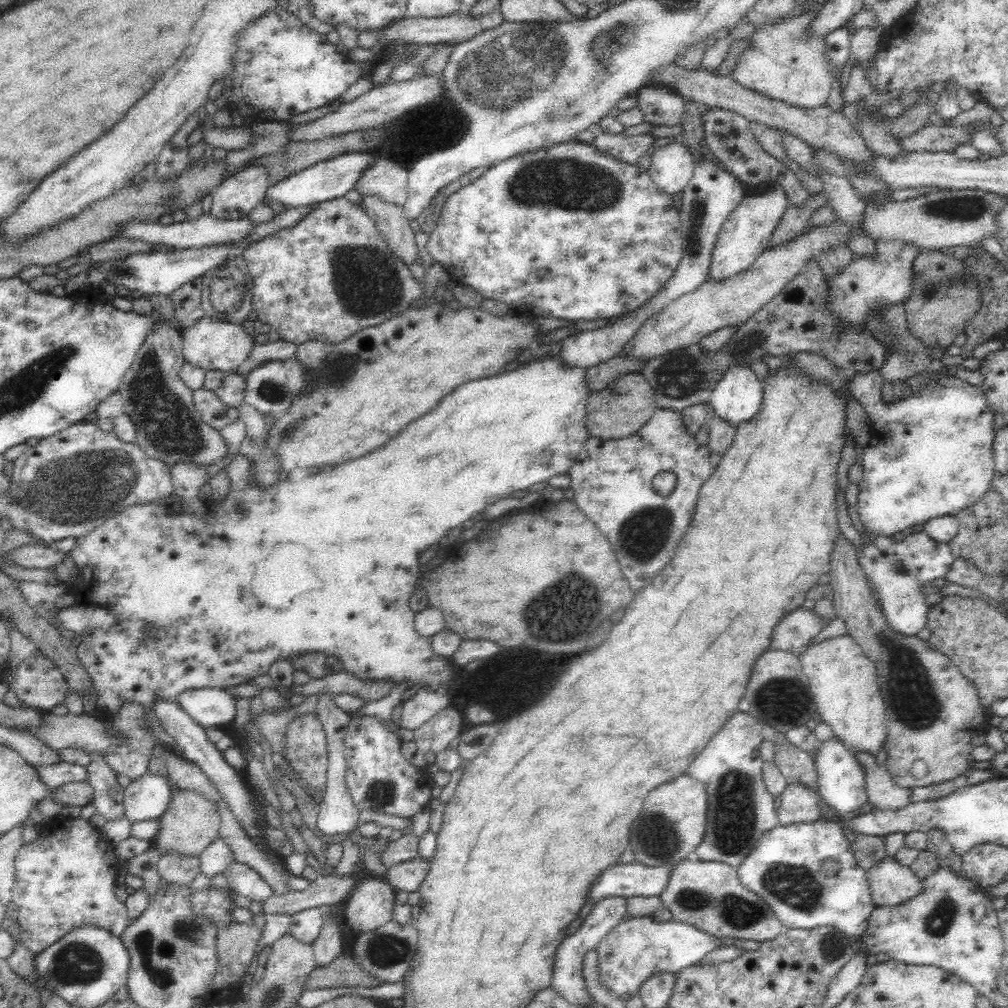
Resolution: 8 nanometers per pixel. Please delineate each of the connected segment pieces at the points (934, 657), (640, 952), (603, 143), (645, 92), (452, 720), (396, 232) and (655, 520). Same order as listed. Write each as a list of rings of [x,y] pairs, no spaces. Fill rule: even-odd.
[[[843,534],[836,539],[831,566],[828,582],[834,589],[832,600],[836,617],[844,621],[848,635],[862,647],[864,654],[875,664],[877,670],[878,688],[886,715],[887,739],[884,745],[887,759],[884,763],[894,782],[906,788],[925,787],[964,774],[971,766],[971,752],[974,748],[971,741],[976,735],[986,734],[988,718],[991,715],[989,708],[980,705],[978,688],[960,672],[948,656],[927,641],[916,635],[905,636],[892,631],[880,602],[873,596],[869,580],[859,566],[856,548]],[[917,760],[924,761],[928,768],[928,772],[921,778],[914,777],[910,771]]]
[[[645,915],[639,917],[626,917],[614,930],[611,930],[606,938],[603,938],[595,948],[599,960],[601,981],[614,993],[626,1000],[634,992],[639,992],[639,986],[652,974],[652,972],[678,972],[680,968],[686,968],[700,963],[709,952],[722,946],[722,940],[707,932],[692,926],[691,924],[676,922],[659,923],[654,916]]]
[[[598,124],[592,125],[586,131],[579,132],[580,136],[576,136],[576,140],[580,142],[590,142],[594,147],[598,148],[602,153],[612,156],[618,160],[624,161],[628,164],[637,164],[638,159],[642,157],[653,145],[657,138],[648,133],[642,133],[635,136],[625,136],[623,133],[606,133]]]
[[[648,85],[637,96],[644,122],[658,126],[674,126],[681,123],[686,100],[676,91],[664,85]]]
[[[454,706],[444,708],[428,722],[413,730],[413,741],[425,753],[436,755],[449,750],[449,744],[462,730],[462,713]]]
[[[369,194],[361,195],[360,206],[375,223],[387,245],[407,265],[419,261],[414,232],[404,208],[384,202]]]
[[[657,408],[637,433],[610,440],[590,436],[584,441],[575,463],[567,472],[575,492],[573,501],[610,540],[622,575],[632,591],[640,591],[647,586],[672,561],[680,539],[691,522],[699,488],[712,470],[714,467],[710,465],[709,448],[707,445],[700,446],[695,436],[686,432],[682,411]],[[661,472],[676,474],[676,486],[666,496],[658,494],[653,487],[654,477]]]

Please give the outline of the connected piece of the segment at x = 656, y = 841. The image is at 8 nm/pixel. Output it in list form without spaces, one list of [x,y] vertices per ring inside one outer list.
[[[678,776],[652,790],[642,814],[630,827],[629,845],[635,852],[635,861],[655,867],[678,864],[687,858],[704,838],[707,806],[706,789],[690,776]]]

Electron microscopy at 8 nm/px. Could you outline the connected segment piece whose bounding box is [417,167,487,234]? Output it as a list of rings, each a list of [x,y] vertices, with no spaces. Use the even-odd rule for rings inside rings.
[[[487,167],[477,168],[474,171],[464,173],[459,179],[453,180],[450,184],[446,184],[436,192],[433,196],[433,200],[425,210],[417,217],[418,223],[420,224],[420,230],[430,234],[434,232],[437,227],[438,220],[440,219],[440,213],[444,202],[451,194],[454,194],[459,188],[470,184],[473,180],[476,180],[480,174],[486,172]]]

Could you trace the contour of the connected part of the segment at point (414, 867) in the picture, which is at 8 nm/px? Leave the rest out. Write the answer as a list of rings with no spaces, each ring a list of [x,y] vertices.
[[[418,855],[412,860],[391,866],[382,878],[388,881],[396,892],[400,890],[409,893],[416,892],[424,882],[429,868],[428,861]]]

